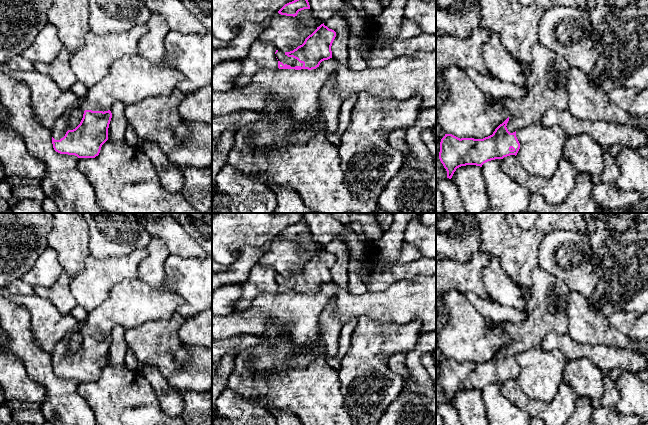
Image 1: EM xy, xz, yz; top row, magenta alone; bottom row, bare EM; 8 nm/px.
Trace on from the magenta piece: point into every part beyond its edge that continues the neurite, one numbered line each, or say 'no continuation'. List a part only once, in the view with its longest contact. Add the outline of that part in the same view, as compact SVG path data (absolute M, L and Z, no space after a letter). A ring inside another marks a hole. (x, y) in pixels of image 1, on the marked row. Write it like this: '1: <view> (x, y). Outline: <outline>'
1: xz (280, 55). Outline: M278 50L278 52L275 54L278 61L282 62L284 65L290 65L291 67L295 66L303 66L303 63L300 63L297 59L293 57L288 57L284 52Z

